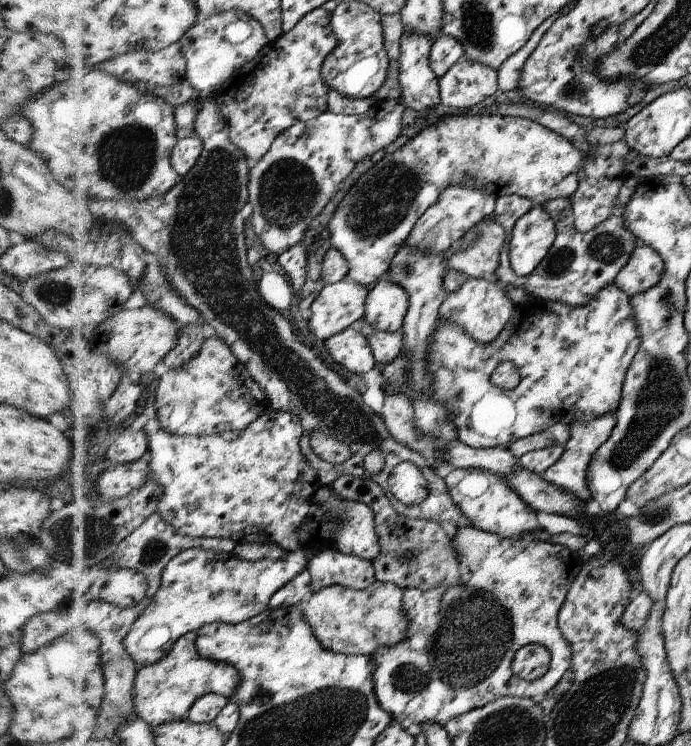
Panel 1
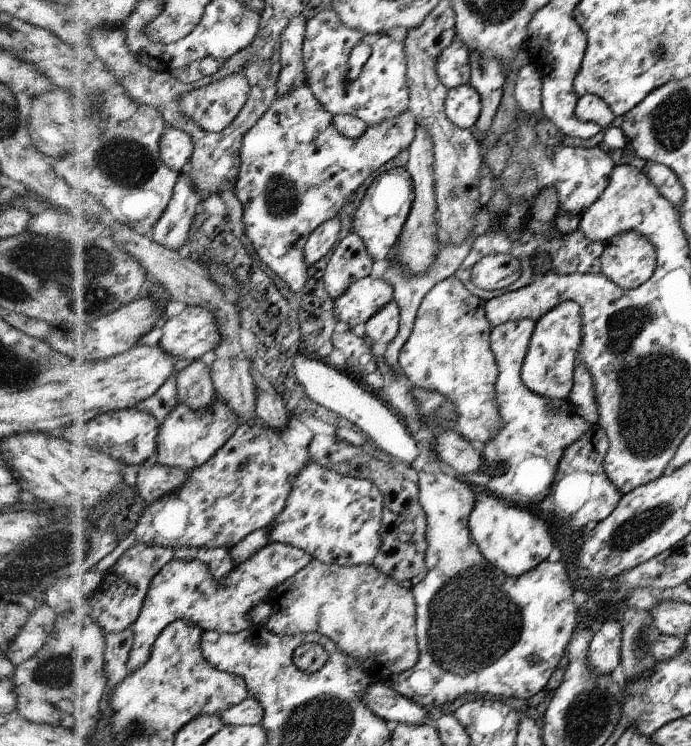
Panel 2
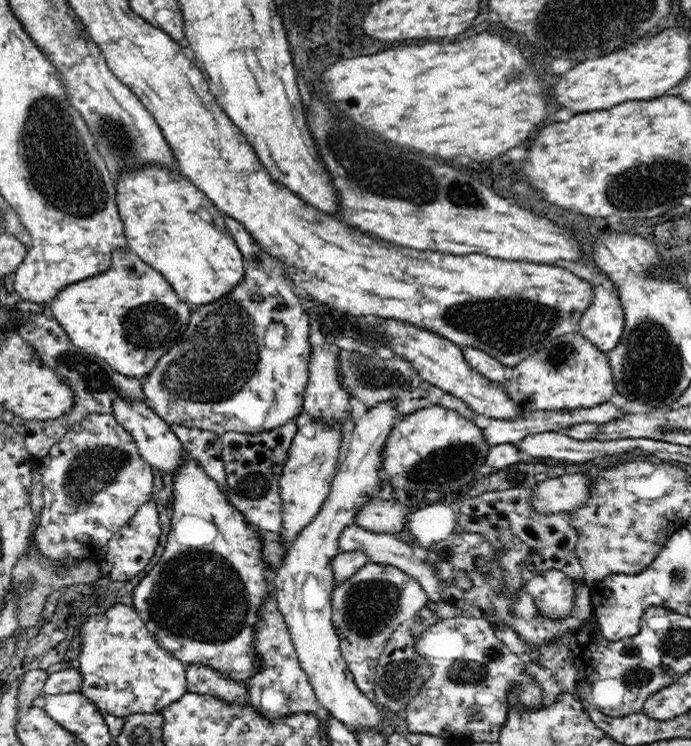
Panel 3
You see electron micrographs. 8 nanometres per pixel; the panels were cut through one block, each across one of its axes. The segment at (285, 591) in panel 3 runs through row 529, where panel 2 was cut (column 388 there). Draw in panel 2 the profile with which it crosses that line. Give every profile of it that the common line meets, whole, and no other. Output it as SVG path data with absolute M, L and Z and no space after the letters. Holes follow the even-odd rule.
M393 299L392 302L386 304L384 308L378 310L374 317L370 317L369 321L360 328L370 341L376 344L386 344L393 342L400 329L401 307Z

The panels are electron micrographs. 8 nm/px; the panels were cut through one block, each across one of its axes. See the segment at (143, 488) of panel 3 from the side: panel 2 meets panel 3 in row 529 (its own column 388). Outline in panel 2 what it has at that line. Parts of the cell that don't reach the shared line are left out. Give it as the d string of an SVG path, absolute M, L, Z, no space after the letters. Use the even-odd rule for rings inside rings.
M329 7L318 13L309 20L308 34L305 42L305 60L308 68L308 85L312 87L318 100L334 117L338 114L352 114L362 118L370 126L376 126L388 118L394 118L409 108L409 81L408 81L408 59L406 58L405 45L394 41L387 32L376 32L376 34L366 34L362 30L354 30L350 26L345 26L340 16ZM364 42L372 48L372 53L360 76L355 80L348 78L350 66L348 66L348 56L352 48L357 44Z

